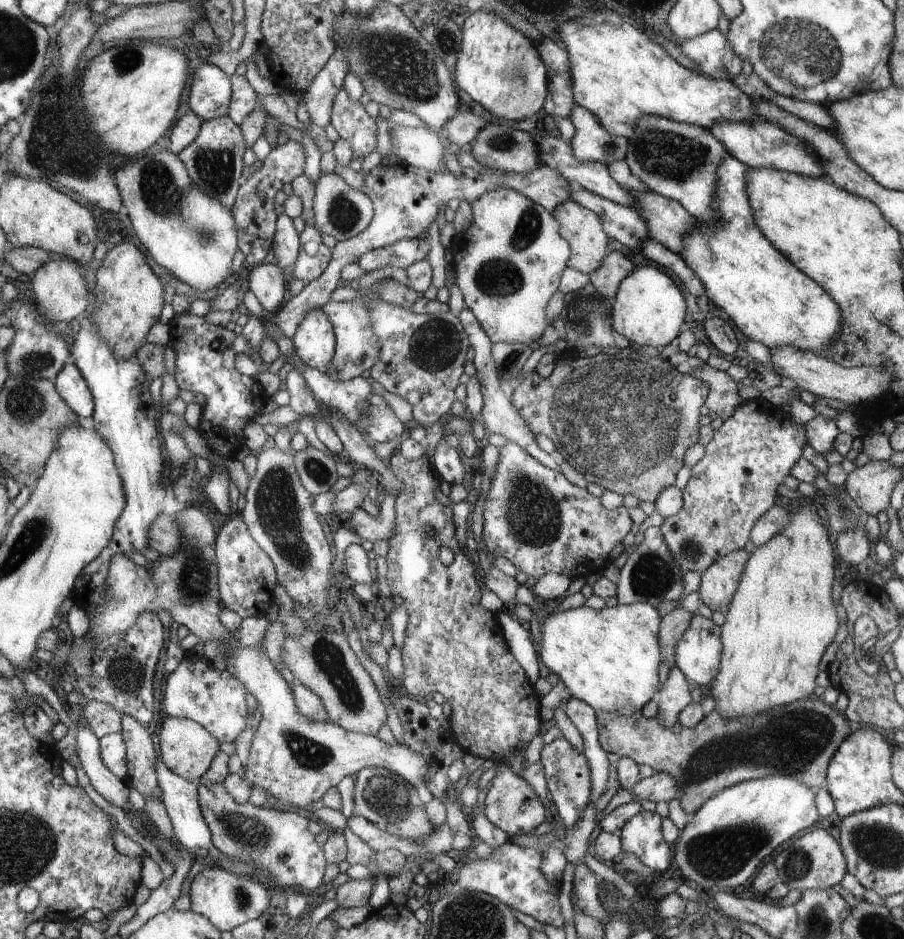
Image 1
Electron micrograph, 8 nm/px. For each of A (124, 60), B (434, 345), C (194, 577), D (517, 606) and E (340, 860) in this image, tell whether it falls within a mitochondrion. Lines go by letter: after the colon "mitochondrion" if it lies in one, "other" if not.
A: mitochondrion
B: mitochondrion
C: mitochondrion
D: other
E: other

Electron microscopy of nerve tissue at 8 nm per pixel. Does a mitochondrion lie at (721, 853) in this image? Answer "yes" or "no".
yes

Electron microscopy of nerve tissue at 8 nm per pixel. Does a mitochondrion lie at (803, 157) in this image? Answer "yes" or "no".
yes

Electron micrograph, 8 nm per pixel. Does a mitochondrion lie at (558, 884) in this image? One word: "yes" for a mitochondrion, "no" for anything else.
no

